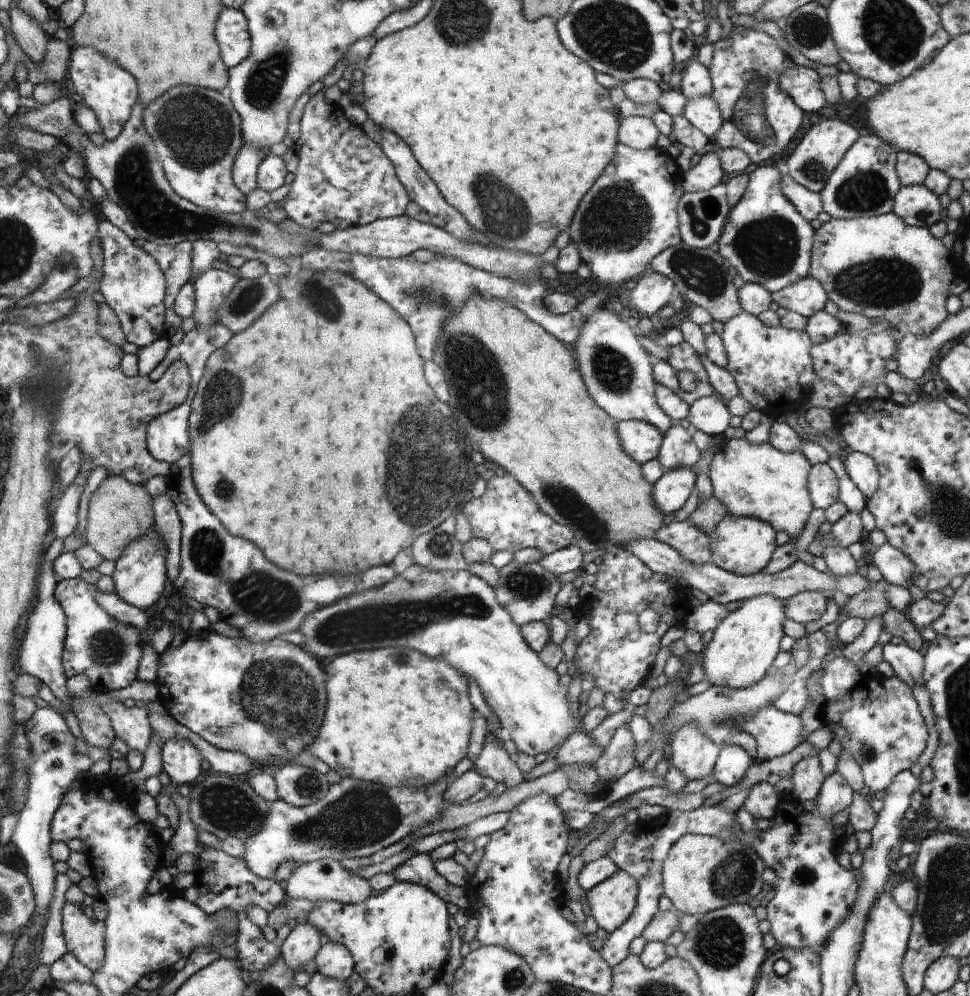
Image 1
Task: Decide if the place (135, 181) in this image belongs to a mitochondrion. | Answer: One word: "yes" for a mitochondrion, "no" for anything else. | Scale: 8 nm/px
yes

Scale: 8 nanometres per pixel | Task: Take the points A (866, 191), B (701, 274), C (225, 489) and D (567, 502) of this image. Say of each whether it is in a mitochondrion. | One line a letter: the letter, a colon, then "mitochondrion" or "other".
A: mitochondrion
B: mitochondrion
C: mitochondrion
D: mitochondrion

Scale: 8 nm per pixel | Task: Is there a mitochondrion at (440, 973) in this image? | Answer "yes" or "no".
no

